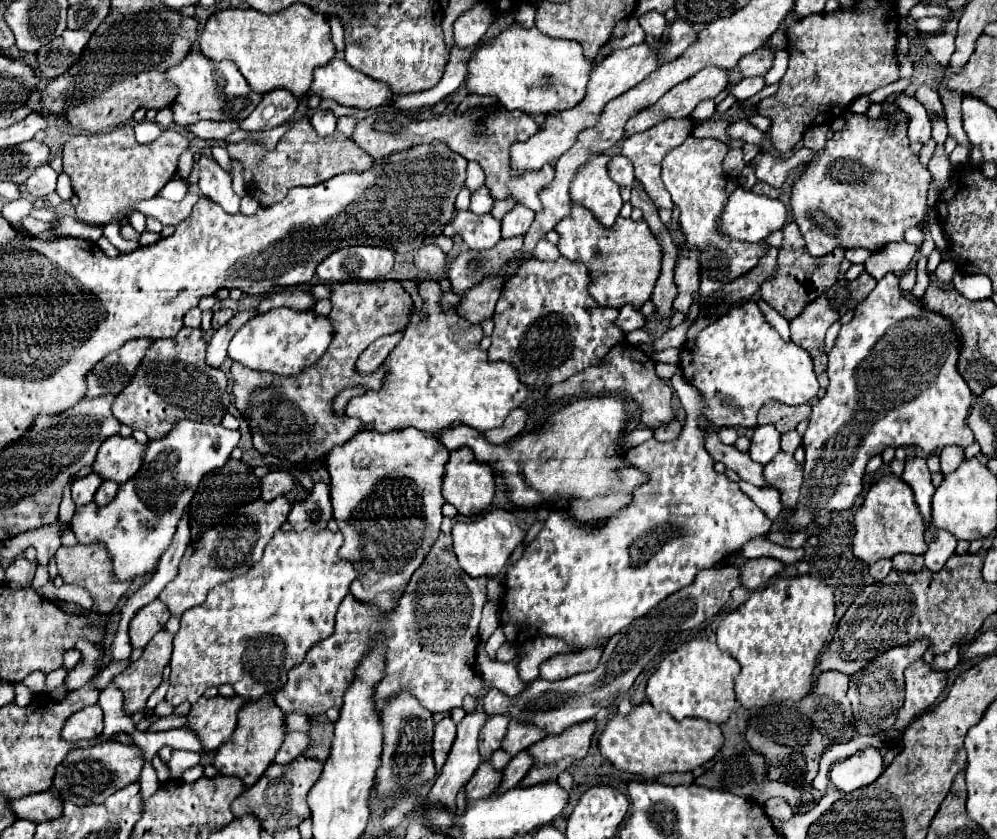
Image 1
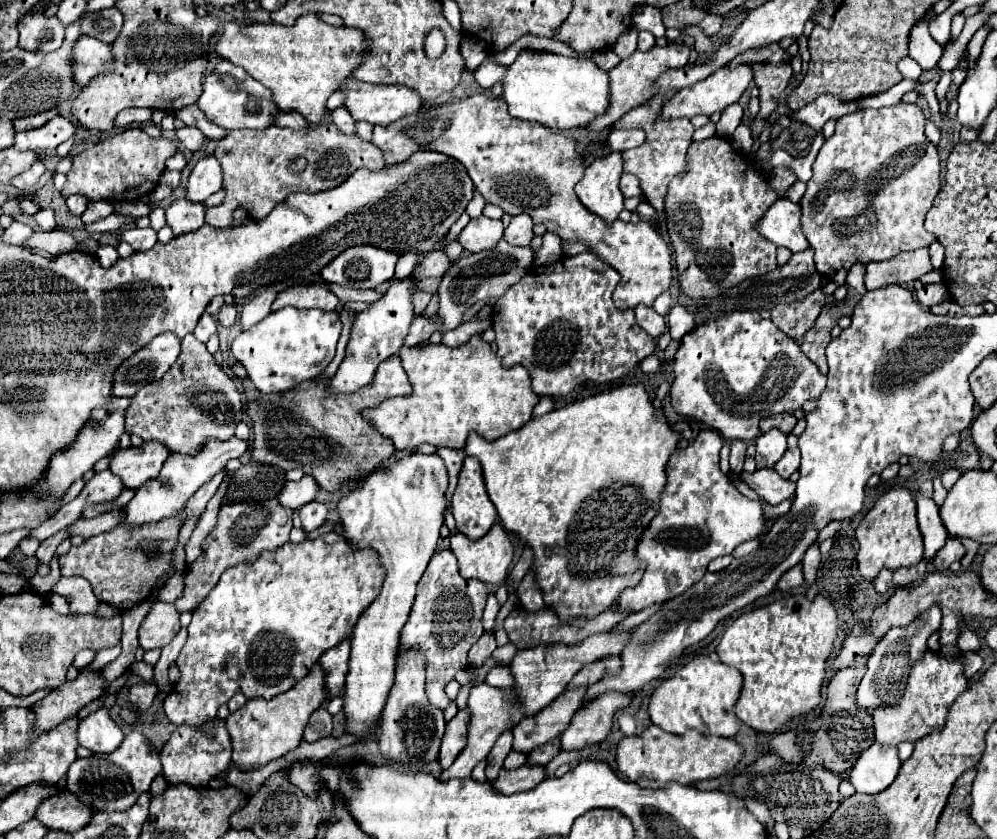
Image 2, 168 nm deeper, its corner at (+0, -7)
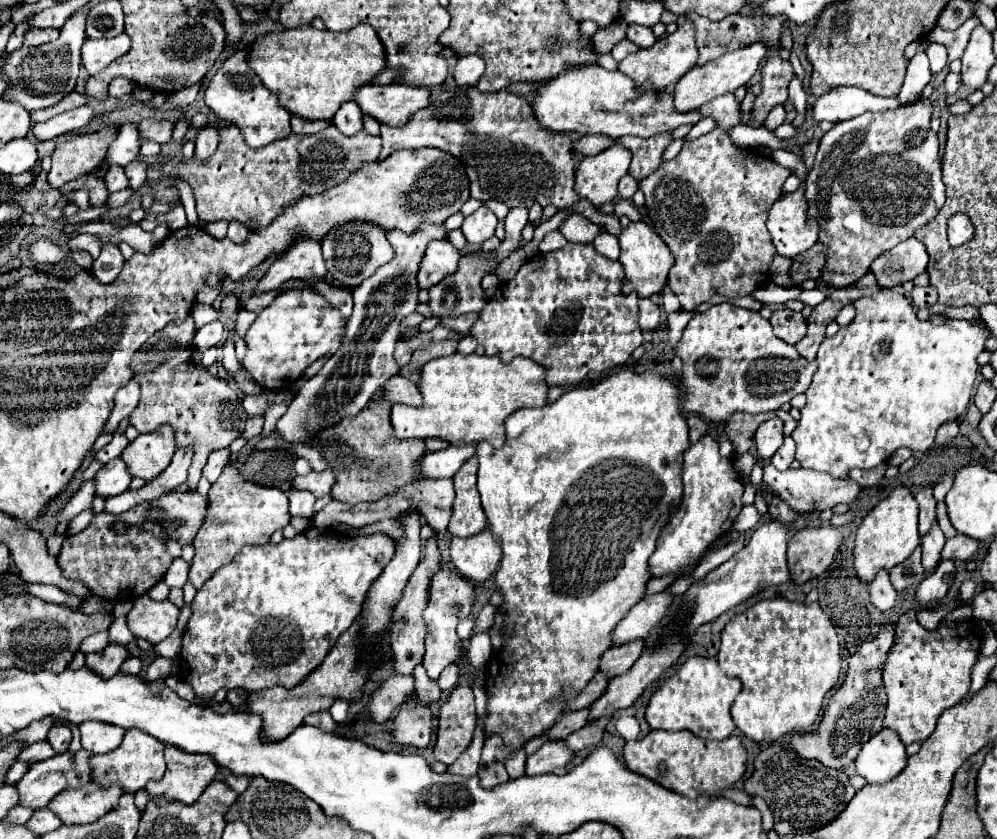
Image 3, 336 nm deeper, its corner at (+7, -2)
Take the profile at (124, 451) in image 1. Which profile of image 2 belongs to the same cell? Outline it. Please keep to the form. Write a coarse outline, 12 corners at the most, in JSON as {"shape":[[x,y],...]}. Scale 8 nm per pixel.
{"shape":[[158,441],[120,449],[110,471],[128,489],[156,479],[170,449]]}

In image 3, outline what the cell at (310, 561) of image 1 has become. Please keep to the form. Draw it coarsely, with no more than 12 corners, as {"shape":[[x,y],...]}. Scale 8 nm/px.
{"shape":[[385,534],[243,546],[191,604],[197,698],[297,686],[359,616]]}

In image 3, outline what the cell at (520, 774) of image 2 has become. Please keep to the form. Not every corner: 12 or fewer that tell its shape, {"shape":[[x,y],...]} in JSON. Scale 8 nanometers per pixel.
{"shape":[[545,742],[527,756],[527,776],[565,766],[573,752],[563,742]]}

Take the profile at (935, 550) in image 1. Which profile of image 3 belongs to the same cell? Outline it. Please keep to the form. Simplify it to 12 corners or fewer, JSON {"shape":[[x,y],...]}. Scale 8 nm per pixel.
{"shape":[[957,534],[945,542],[941,560],[969,560],[977,540]]}

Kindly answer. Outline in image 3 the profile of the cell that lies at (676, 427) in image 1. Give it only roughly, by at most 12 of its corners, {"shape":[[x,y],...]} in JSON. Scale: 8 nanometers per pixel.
{"shape":[[689,416],[689,442],[695,444],[707,434],[707,422],[699,416]]}

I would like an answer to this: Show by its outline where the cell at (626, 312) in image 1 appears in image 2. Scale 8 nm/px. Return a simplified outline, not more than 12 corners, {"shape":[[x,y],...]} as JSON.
{"shape":[[638,305],[636,321],[648,335],[666,331],[664,317],[652,307]]}

